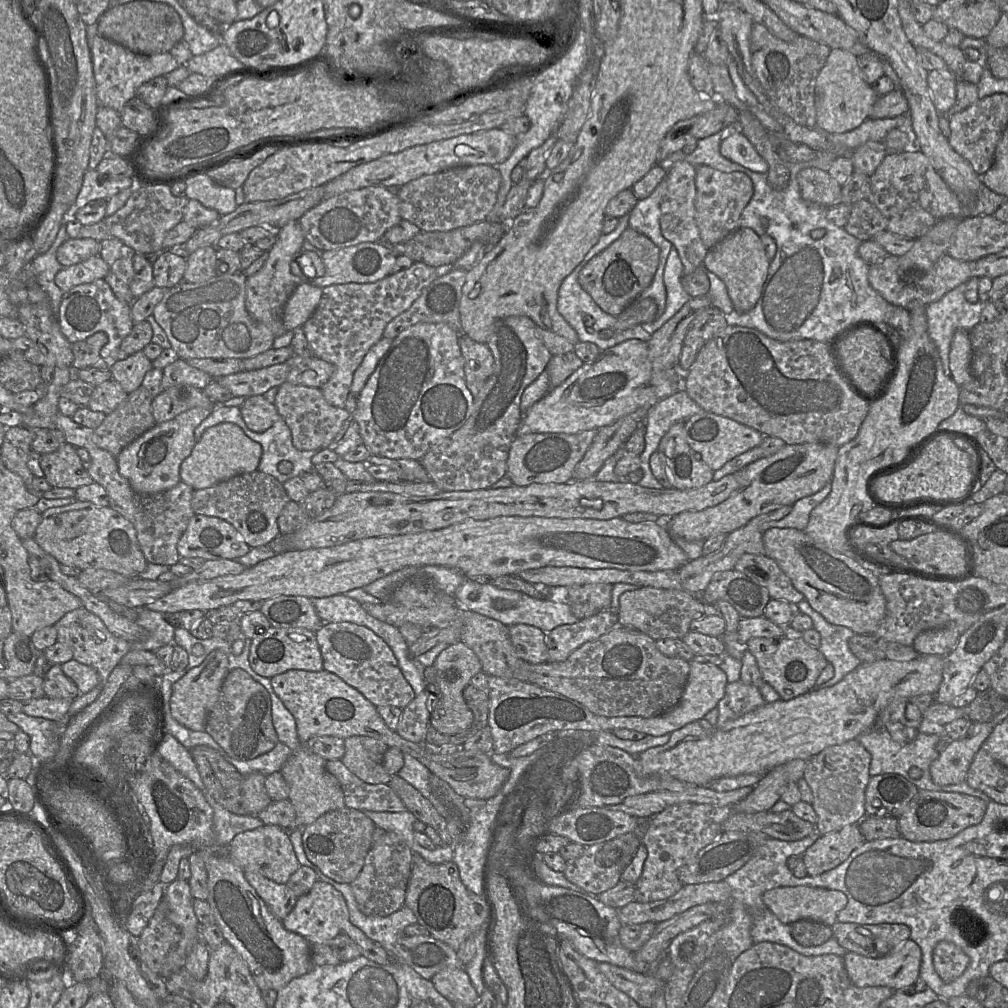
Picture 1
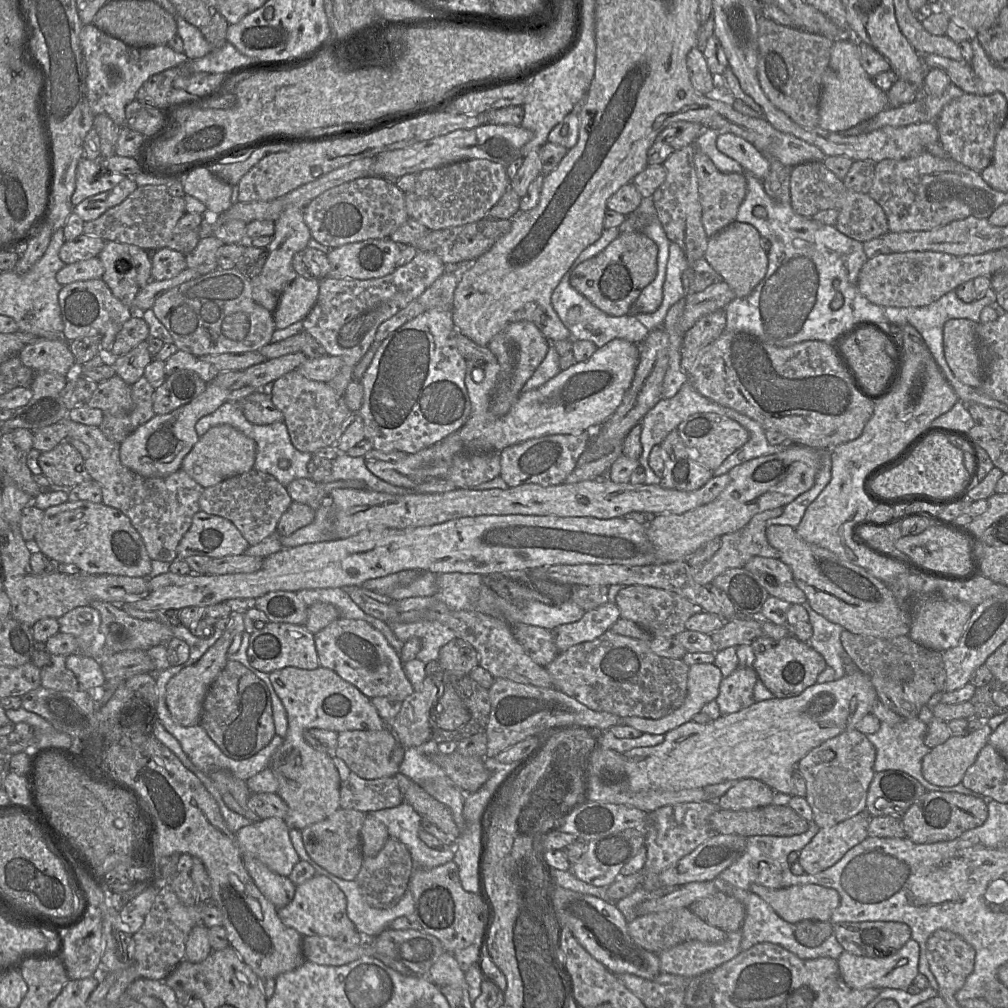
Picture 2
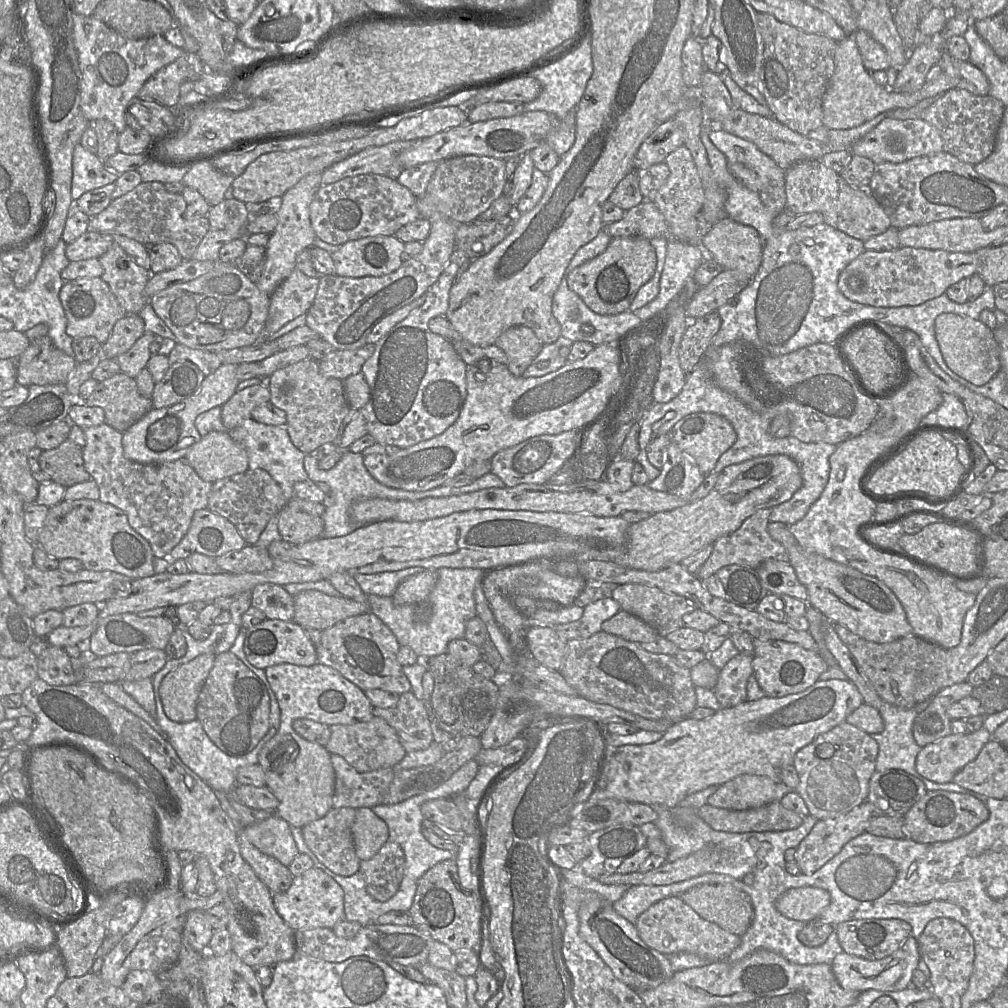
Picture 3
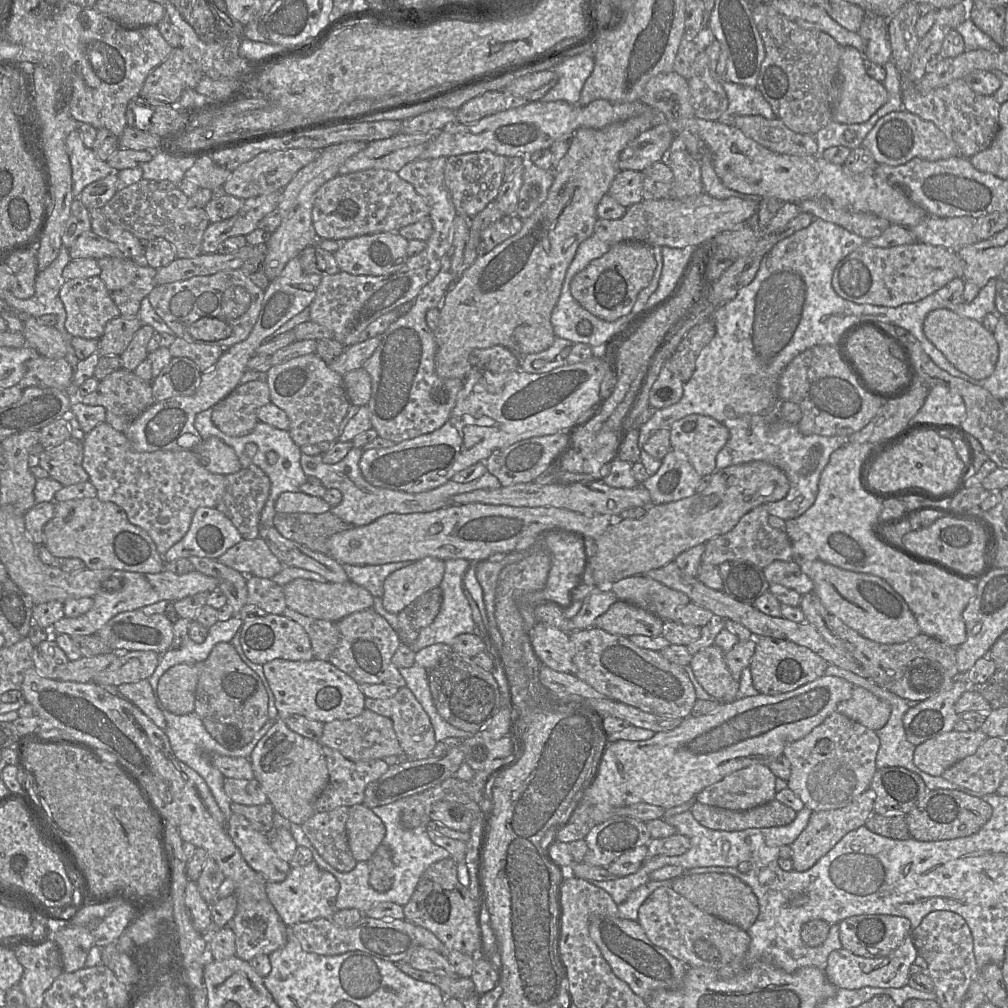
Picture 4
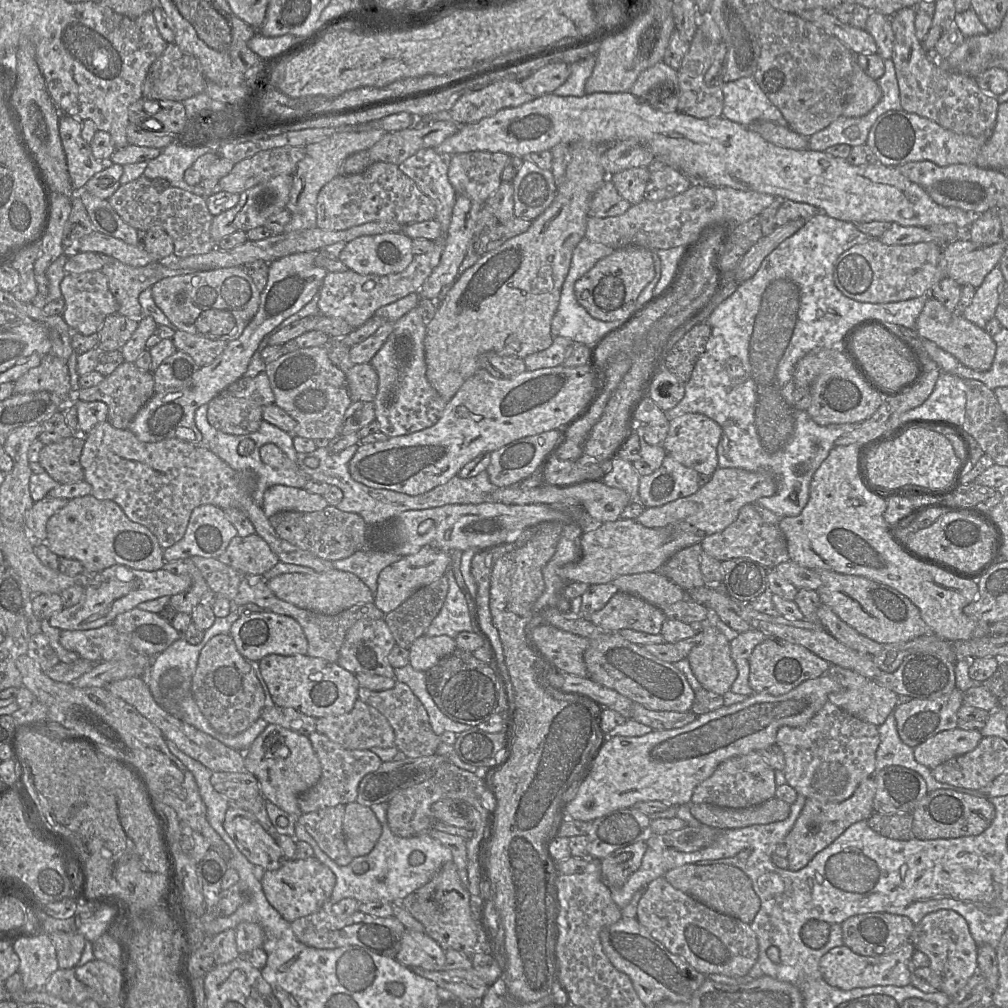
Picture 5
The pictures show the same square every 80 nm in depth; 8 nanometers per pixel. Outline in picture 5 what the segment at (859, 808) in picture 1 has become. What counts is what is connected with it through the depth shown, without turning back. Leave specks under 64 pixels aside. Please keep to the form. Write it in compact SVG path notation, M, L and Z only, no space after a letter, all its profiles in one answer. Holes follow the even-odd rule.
M830 701L804 726L780 727L775 743L784 755L786 782L805 798L842 802L854 793L863 780L876 772L878 727L852 716Z

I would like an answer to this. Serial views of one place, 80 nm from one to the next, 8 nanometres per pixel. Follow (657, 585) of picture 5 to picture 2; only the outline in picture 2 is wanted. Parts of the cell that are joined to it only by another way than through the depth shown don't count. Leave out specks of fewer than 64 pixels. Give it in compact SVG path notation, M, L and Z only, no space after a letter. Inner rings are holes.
M643 585L622 588L617 593L616 604L621 618L635 622L652 637L675 637L686 629L685 623L691 616L703 611L699 605L674 592Z

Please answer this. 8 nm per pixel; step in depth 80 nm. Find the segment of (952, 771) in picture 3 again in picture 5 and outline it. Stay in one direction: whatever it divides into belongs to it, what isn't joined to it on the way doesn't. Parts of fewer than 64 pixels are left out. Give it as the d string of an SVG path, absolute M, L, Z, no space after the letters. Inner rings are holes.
M956 727L928 738L914 747L915 760L933 769L947 760L972 751L983 738L978 730Z

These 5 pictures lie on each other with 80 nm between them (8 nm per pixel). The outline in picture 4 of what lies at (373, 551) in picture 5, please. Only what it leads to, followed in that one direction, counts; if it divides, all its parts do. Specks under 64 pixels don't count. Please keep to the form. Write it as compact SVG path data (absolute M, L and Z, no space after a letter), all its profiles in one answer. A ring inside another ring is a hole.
M410 561L393 562L381 565L351 565L343 568L350 581L367 589L374 597L381 597L384 593L385 579L395 570L409 565Z

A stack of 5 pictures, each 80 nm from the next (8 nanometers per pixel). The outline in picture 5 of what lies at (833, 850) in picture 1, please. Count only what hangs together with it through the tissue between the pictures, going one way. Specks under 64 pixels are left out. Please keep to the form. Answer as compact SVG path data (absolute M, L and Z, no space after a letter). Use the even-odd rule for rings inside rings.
M873 775L863 780L854 793L842 802L821 802L814 798L806 798L799 816L783 842L789 851L788 869L792 871L802 869L819 851L831 844L849 826L862 820L867 821L874 812L875 793L876 782Z

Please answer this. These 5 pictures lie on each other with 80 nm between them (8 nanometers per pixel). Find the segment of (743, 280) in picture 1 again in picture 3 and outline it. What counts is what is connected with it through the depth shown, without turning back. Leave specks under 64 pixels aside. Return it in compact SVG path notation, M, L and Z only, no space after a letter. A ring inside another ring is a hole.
M729 217L712 226L702 240L702 248L724 270L736 270L751 279L762 263L759 232Z

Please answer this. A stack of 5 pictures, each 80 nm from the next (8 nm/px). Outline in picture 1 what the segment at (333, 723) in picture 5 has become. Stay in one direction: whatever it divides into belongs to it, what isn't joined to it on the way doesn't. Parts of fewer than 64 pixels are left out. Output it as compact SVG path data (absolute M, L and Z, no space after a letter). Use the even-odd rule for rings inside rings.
M351 736L344 739L344 765L366 783L389 783L391 775L383 766L383 757L389 748L384 742L369 736Z

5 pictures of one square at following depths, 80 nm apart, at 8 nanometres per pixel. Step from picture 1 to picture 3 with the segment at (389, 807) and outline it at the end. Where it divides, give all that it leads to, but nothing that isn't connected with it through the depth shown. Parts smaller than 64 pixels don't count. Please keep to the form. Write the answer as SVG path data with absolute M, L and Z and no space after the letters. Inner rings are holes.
M331 754L335 771L333 808L373 808L382 805L385 793L394 778L392 768L358 772L344 758Z

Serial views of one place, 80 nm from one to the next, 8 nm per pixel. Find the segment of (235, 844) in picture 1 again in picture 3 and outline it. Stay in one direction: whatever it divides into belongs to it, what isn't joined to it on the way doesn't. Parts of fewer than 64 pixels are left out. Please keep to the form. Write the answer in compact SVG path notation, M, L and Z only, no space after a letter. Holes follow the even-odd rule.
M273 814L263 821L245 826L243 833L262 853L277 859L289 868L299 854L290 828L285 820Z

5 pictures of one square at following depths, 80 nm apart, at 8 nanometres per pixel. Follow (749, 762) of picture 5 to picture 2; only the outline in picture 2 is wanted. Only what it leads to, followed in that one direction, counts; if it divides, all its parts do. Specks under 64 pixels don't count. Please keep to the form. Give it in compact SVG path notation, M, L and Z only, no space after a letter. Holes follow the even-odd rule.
M745 778L736 781L720 798L716 800L719 809L723 810L748 810L762 808L772 804L774 791L764 782Z

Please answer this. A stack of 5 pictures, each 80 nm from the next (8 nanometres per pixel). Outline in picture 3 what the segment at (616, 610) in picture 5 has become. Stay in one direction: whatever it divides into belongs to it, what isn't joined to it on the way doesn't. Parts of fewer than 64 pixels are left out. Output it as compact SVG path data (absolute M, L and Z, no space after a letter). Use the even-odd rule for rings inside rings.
M622 609L602 623L602 630L635 643L651 642L659 636L653 627Z

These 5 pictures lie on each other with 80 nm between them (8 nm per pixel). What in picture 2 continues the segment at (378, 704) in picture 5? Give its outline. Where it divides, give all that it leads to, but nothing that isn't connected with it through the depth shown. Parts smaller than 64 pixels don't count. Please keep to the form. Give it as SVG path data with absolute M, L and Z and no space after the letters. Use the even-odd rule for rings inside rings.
M426 676L422 690L406 697L399 713L392 720L385 721L402 747L417 747L431 739L430 710L436 697L437 687Z

